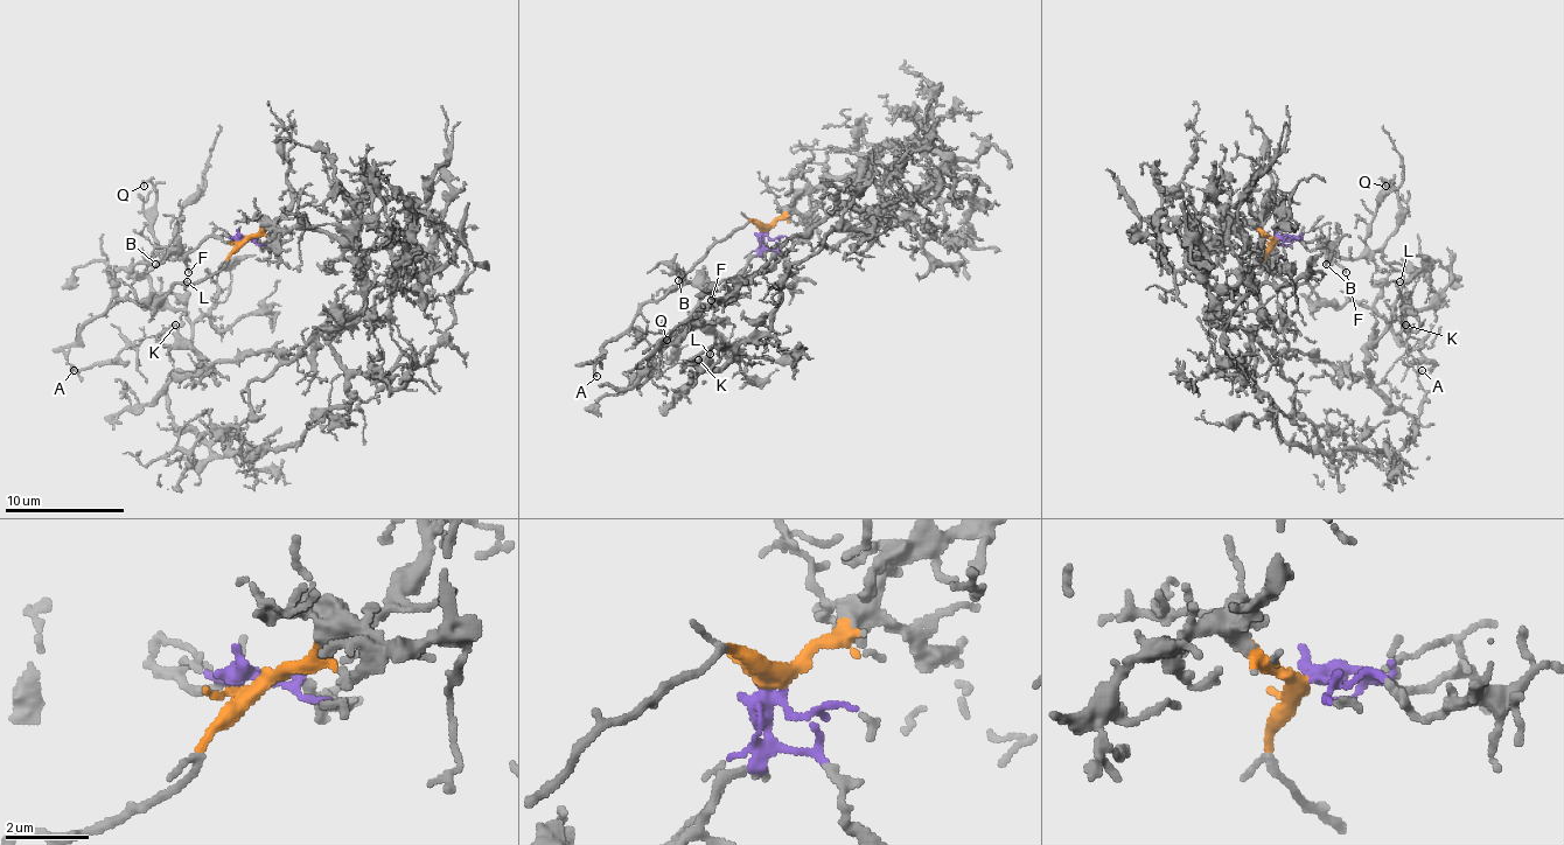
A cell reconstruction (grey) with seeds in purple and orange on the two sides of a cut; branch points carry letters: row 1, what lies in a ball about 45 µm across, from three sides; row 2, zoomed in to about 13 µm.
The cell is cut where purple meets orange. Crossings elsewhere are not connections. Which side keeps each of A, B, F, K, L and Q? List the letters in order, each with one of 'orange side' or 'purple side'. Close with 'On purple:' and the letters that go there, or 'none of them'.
A: orange side
B: purple side
F: purple side
K: orange side
L: orange side
Q: purple side
On purple: B, F, Q

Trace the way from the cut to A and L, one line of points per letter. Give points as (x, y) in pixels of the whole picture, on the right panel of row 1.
A: (1276, 241), (1268, 264), (1282, 279), (1306, 283), (1327, 304), (1369, 306), (1408, 348), (1408, 363), (1423, 369)
L: (1276, 241), (1195, 223), (1187, 262), (1252, 283), (1249, 333), (1276, 354), (1363, 375), (1398, 283)

